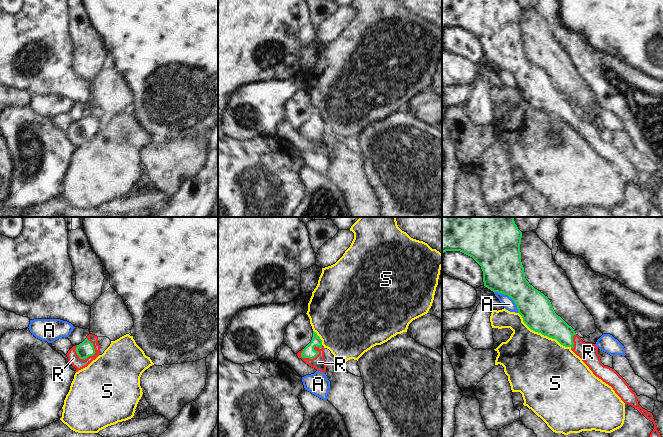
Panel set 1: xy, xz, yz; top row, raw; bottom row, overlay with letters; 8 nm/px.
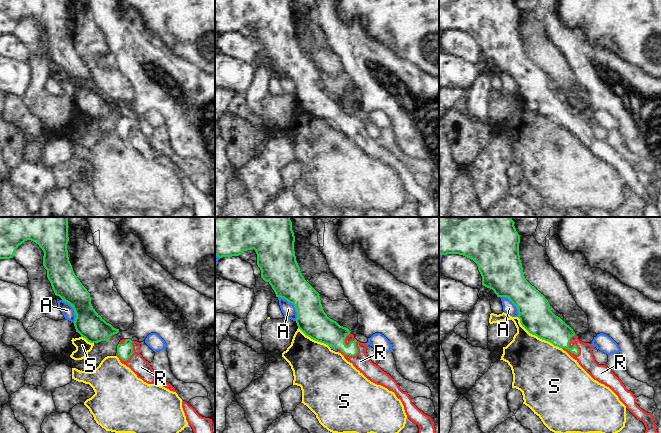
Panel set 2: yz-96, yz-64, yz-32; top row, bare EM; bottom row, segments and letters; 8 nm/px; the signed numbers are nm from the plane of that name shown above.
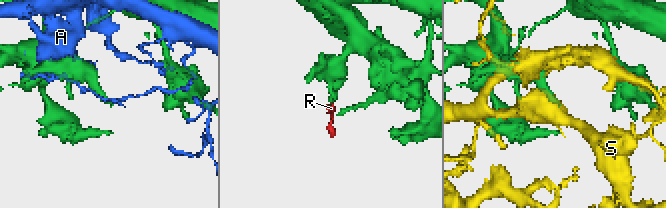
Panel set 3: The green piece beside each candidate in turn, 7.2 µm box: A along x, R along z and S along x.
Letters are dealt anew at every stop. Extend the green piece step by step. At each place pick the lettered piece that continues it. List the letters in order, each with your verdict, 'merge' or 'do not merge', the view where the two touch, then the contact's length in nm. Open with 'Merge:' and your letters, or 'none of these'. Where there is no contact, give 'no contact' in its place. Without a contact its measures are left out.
Merge: R
A: do not merge; contact in yz; length 260 nm
R: merge; contact in xz; length 200 nm
S: do not merge; contact in yz; length 500 nm

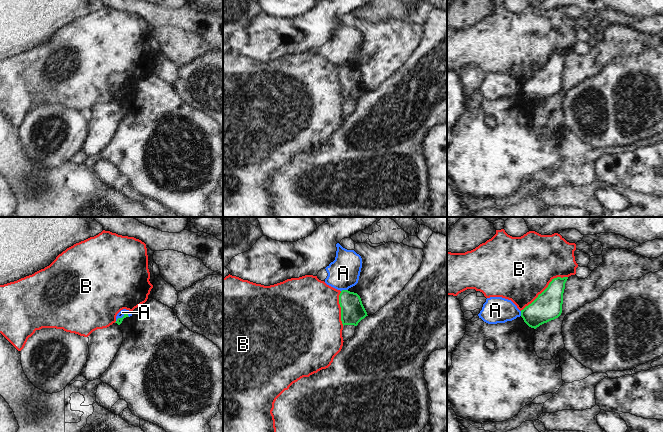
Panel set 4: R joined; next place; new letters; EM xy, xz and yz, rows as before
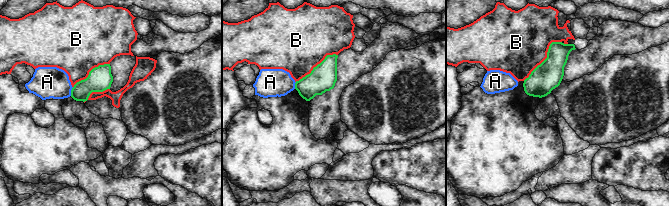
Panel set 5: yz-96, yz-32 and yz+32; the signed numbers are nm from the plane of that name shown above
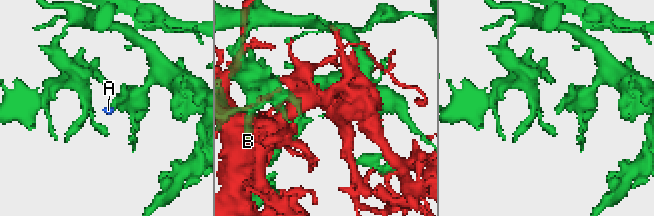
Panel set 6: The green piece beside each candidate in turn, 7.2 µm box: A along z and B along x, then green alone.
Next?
Merge: none of these
A: do not merge; contact in xy; length 130 nm
B: do not merge; contact in yz; length 480 nm

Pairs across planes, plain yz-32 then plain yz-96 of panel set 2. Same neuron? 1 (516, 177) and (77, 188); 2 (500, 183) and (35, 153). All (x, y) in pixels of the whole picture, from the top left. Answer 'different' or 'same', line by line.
1: different
2: different

